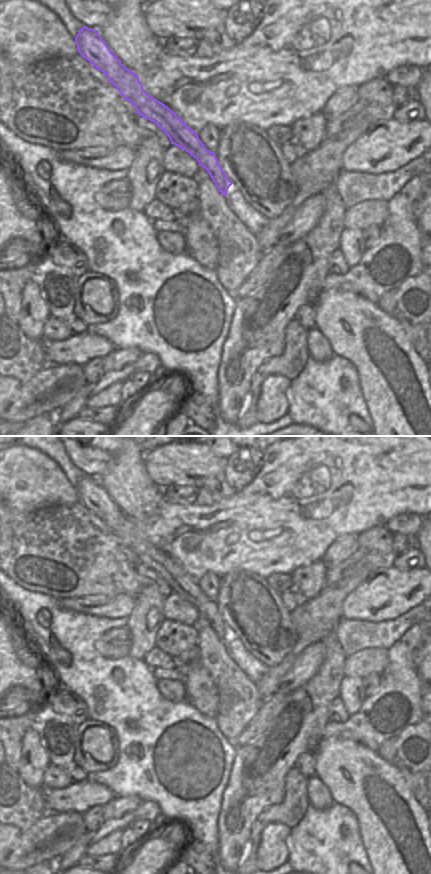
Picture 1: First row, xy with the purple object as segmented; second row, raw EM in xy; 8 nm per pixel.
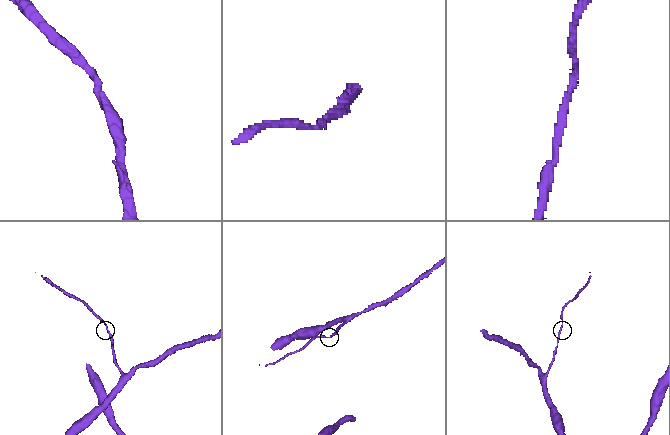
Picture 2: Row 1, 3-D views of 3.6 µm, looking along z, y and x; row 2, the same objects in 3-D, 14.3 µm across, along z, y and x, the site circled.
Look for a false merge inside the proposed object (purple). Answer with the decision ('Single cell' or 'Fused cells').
Single cell.

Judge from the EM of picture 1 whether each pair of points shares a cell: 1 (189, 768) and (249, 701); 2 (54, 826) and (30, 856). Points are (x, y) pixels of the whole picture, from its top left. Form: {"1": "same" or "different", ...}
{"1": "different", "2": "same"}

